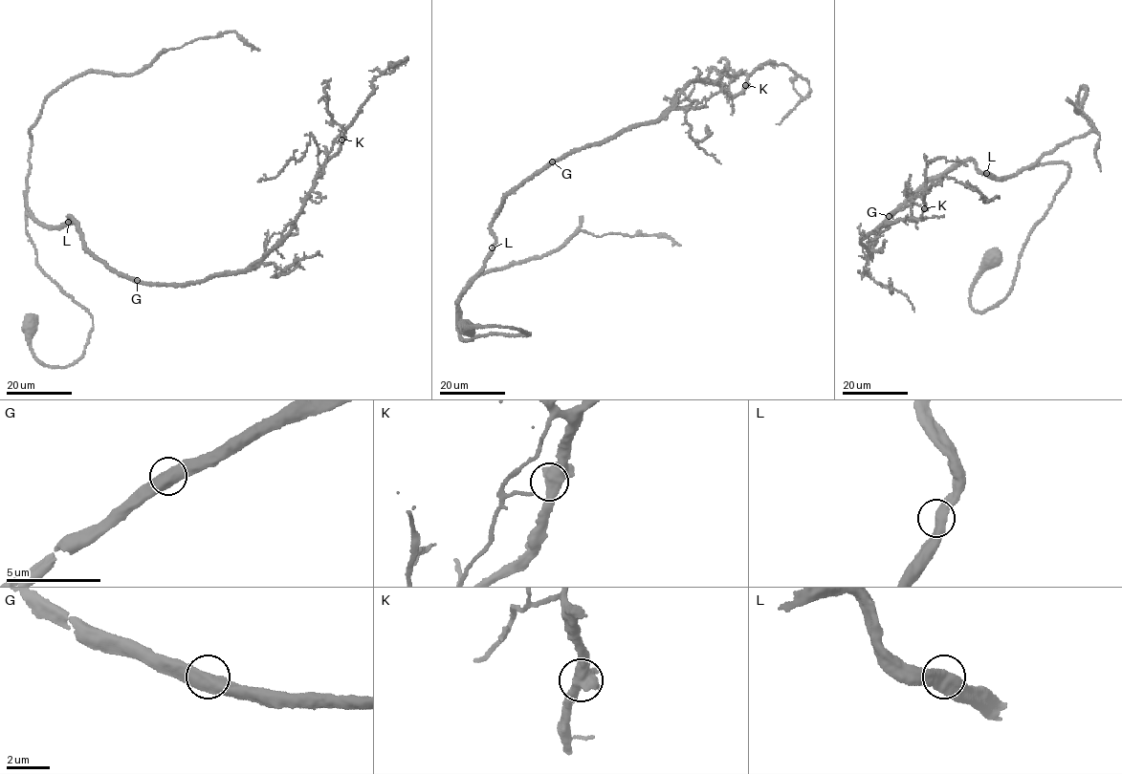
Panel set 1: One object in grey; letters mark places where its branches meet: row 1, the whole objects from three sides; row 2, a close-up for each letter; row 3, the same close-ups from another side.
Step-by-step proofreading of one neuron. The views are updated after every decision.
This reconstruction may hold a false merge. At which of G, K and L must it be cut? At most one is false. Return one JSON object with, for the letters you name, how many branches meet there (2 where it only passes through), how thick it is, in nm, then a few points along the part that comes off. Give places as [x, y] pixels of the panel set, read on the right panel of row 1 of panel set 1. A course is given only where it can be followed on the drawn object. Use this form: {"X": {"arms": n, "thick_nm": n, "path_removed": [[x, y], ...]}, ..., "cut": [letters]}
{"cut": []}

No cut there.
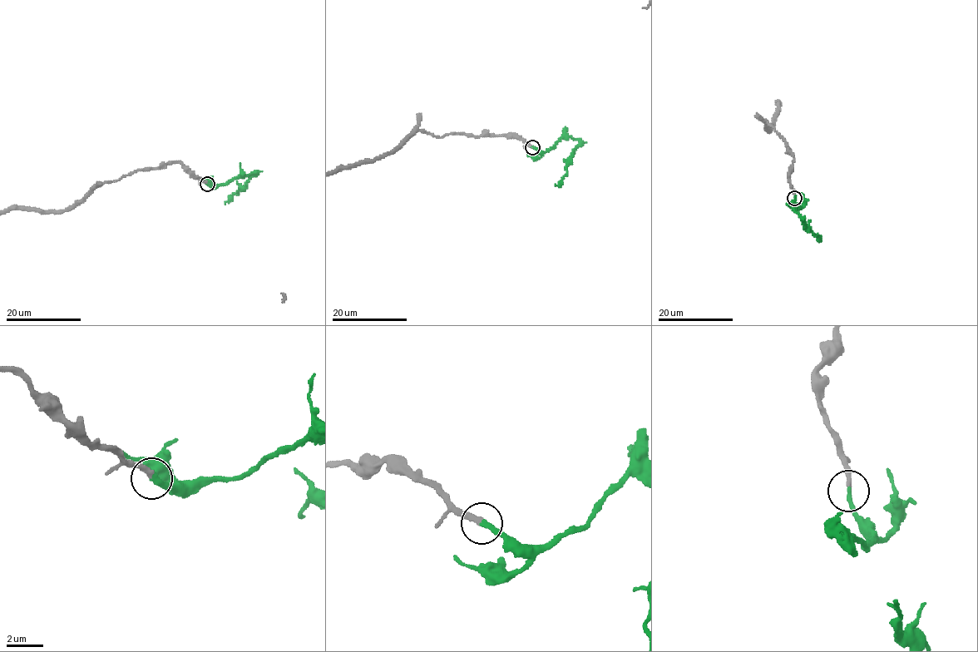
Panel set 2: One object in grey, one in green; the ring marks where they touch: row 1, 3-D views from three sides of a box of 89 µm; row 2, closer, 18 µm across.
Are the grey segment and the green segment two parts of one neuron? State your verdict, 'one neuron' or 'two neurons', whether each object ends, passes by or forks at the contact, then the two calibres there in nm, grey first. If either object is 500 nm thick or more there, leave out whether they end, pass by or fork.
one neuron; grey ends there; green ends there; 240 nm thick on the grey side, 280 nm on the other

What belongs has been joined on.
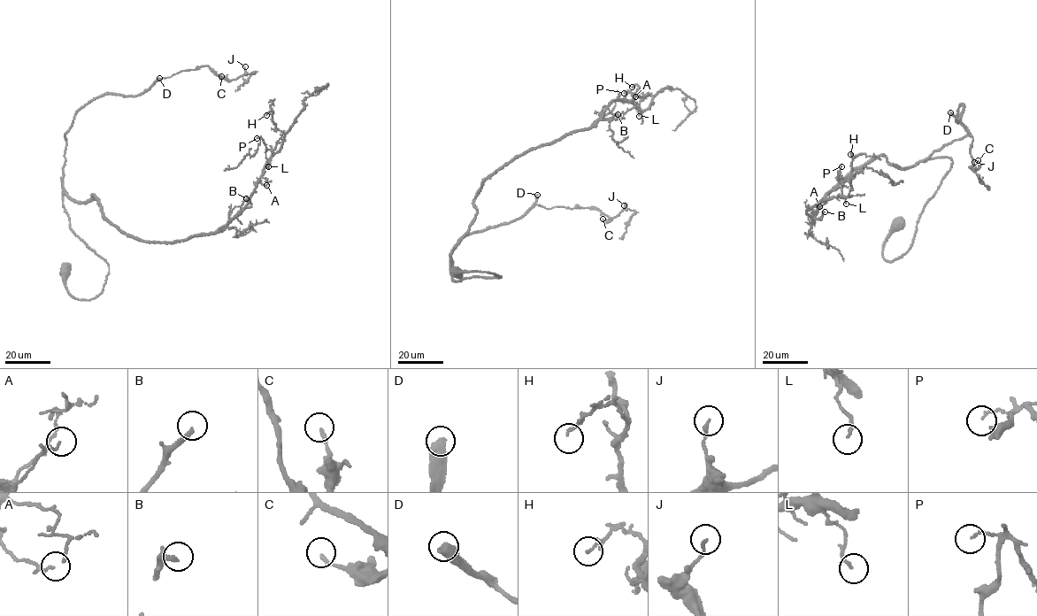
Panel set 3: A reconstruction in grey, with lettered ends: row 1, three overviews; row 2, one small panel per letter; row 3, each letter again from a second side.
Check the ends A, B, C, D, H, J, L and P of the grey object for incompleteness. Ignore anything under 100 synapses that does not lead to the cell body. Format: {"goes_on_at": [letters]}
{"goes_on_at": ["D"]}

